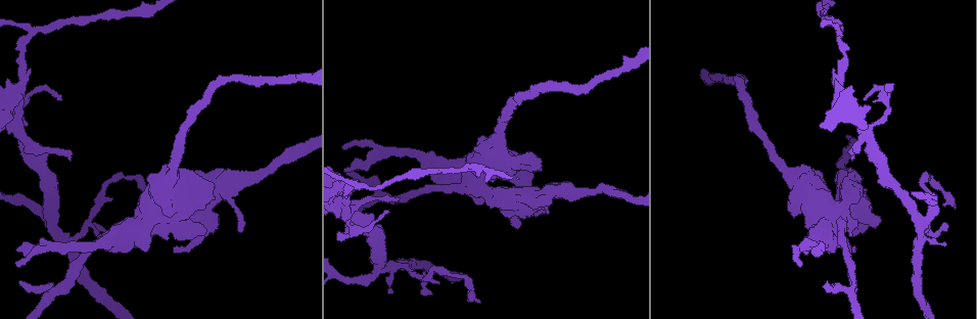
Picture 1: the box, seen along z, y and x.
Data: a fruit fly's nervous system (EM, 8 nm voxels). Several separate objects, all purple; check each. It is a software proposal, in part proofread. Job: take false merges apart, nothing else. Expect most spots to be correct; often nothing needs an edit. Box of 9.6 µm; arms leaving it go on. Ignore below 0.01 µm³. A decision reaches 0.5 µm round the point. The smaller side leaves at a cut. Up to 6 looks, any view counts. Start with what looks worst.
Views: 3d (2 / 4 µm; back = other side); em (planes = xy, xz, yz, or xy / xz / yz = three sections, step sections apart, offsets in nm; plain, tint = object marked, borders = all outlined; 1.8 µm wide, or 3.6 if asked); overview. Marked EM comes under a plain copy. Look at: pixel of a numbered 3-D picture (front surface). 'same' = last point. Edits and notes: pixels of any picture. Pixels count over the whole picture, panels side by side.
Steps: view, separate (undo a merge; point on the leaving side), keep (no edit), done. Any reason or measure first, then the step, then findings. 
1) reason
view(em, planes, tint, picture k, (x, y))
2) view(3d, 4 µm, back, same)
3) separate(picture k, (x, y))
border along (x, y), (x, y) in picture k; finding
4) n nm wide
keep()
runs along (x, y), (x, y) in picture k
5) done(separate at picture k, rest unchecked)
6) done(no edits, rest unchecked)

sharp bend
view(3d, 2 µm, picture 1, (344, 213))

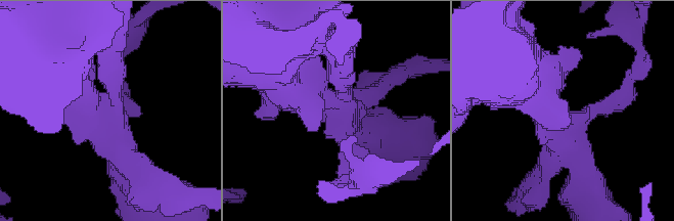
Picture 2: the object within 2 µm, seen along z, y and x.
need the tissue
view(em, xz, step 8, tint, picture 2, (336, 111))

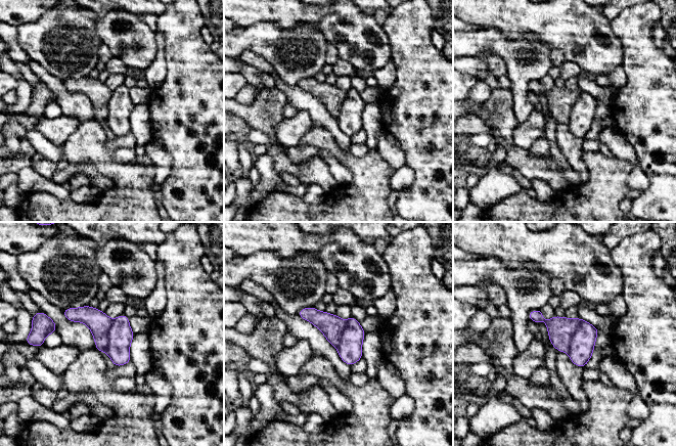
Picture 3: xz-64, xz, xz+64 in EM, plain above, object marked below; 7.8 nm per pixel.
cut it another way
view(em, planes, borders, same)

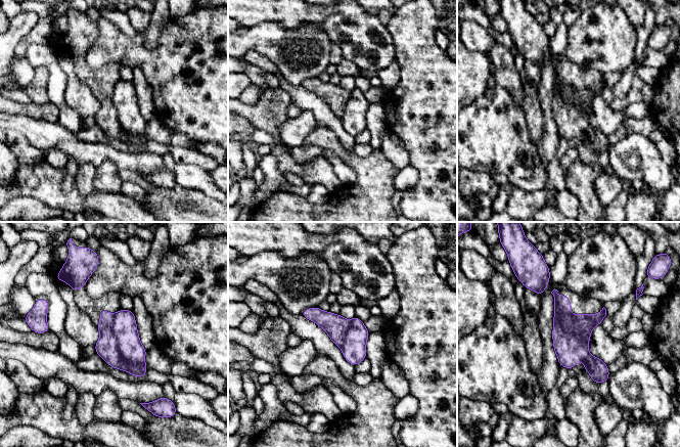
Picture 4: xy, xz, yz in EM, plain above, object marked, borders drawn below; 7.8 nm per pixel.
260 nm wide
separate(picture 4, (569, 346))
the part that leaves runs along (103, 312), (107, 350), (141, 374) in picture 4; a second neuron is stuck on

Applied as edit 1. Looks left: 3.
view(overview)

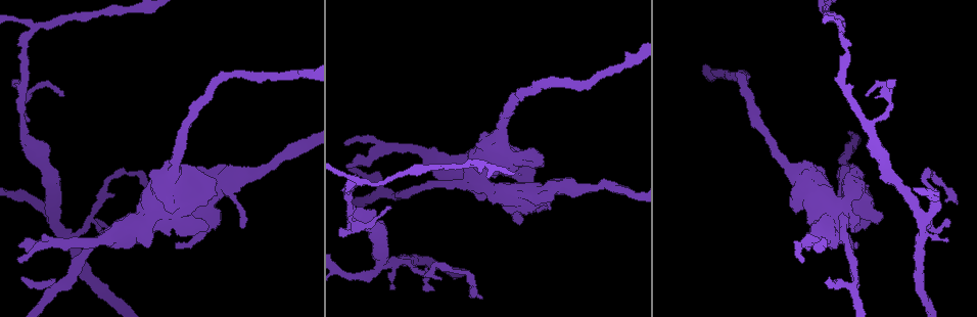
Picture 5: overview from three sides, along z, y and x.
calibre changes
view(em, 3.6 µm, planes, tint, picture 5, (142, 214))

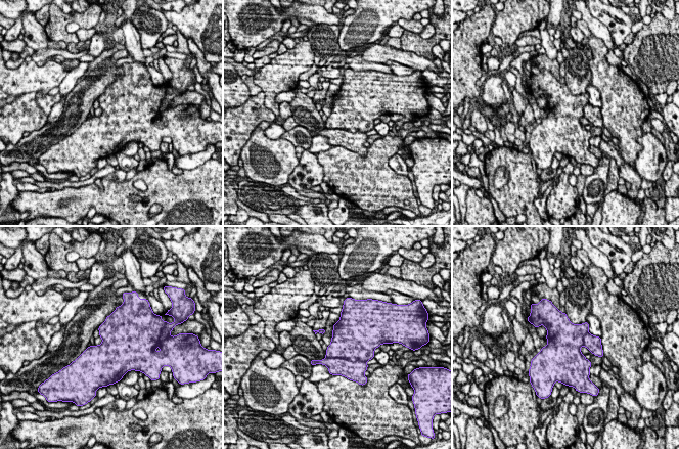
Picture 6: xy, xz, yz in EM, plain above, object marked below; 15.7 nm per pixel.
separate(picture 6, (354, 370))
border along (326, 356), (363, 360), (365, 362) in picture 6; two neurons meet here

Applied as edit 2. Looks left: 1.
done(separate at picture 4, separate at picture 6, rest unchecked)

